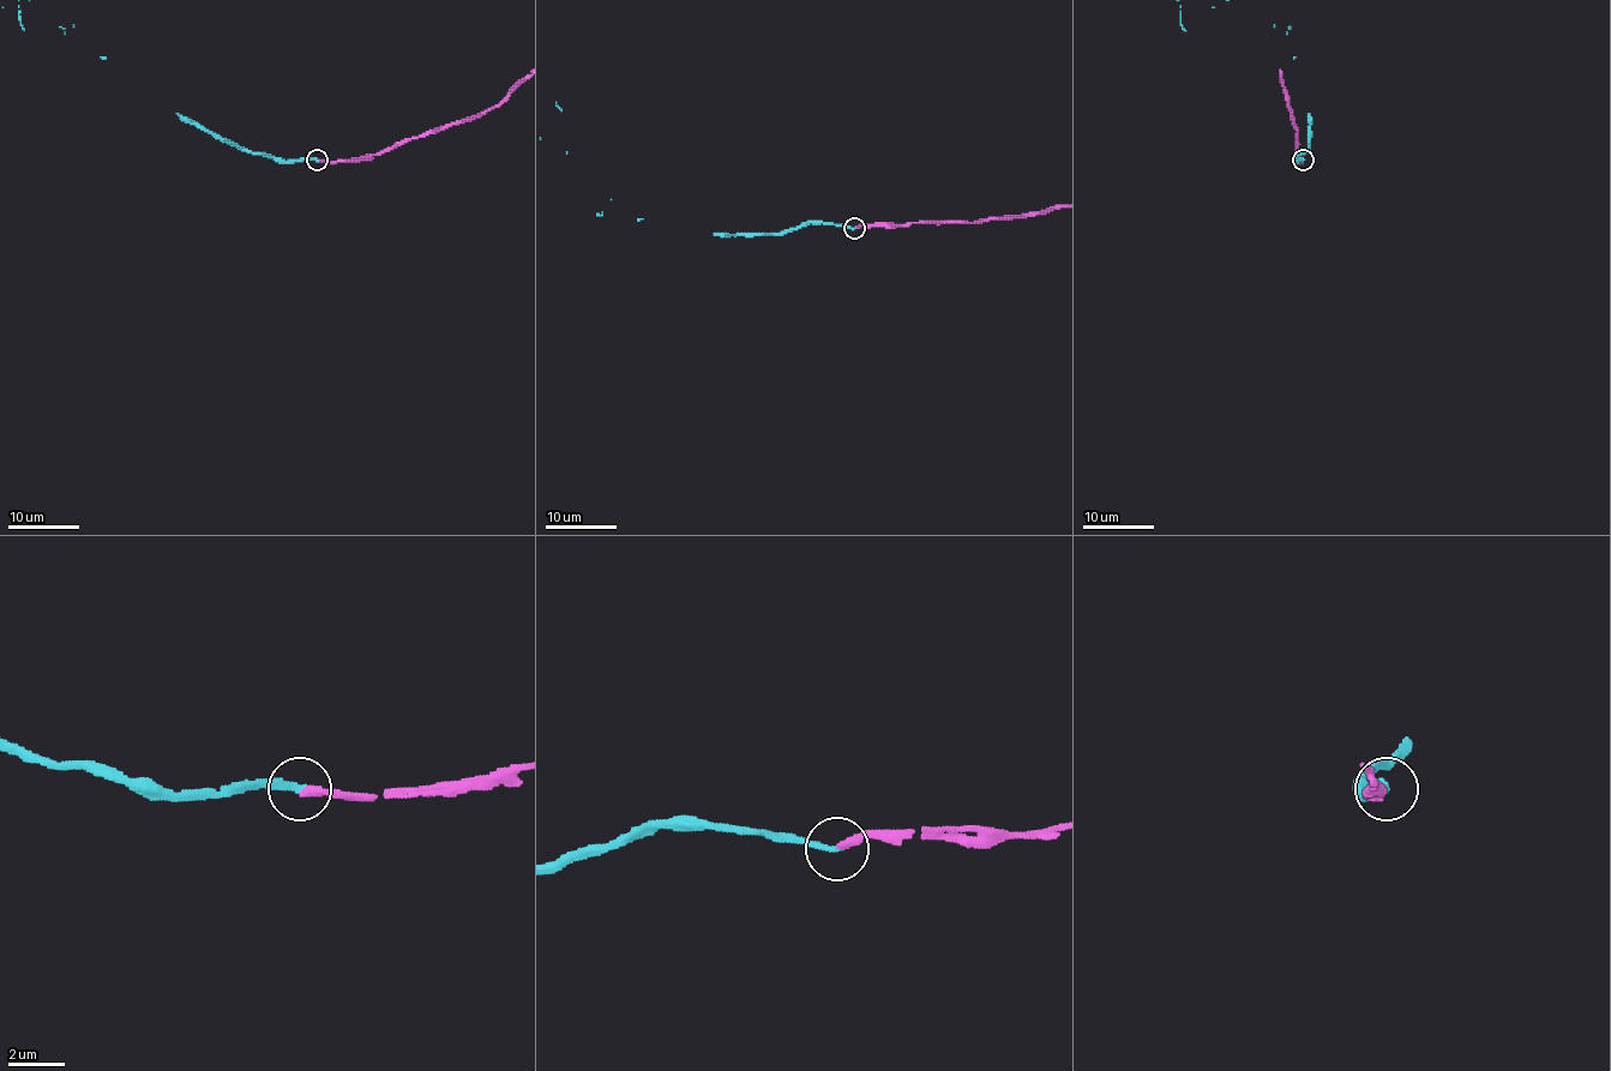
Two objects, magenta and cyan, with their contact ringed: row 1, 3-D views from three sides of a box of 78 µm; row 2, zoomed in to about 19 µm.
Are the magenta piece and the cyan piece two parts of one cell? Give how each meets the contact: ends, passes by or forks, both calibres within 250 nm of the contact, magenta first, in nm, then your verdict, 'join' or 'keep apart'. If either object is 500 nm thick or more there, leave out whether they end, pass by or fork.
magenta ends there; cyan ends there; 280 nm thick on the magenta side, 240 nm on the other; join

